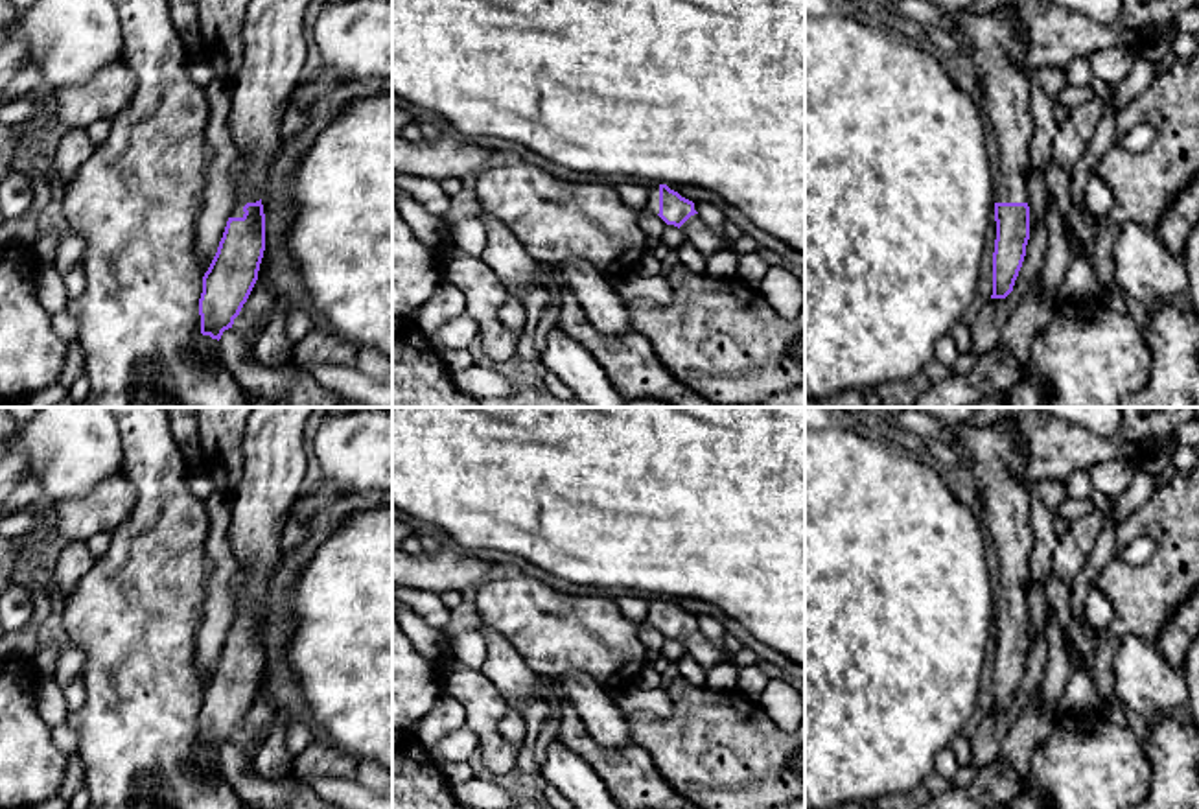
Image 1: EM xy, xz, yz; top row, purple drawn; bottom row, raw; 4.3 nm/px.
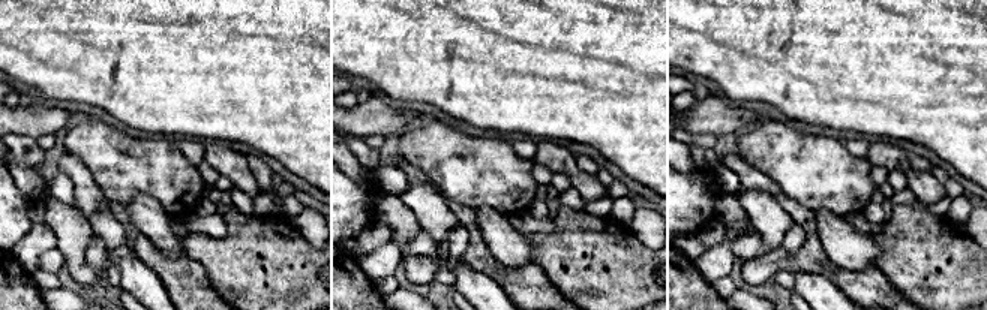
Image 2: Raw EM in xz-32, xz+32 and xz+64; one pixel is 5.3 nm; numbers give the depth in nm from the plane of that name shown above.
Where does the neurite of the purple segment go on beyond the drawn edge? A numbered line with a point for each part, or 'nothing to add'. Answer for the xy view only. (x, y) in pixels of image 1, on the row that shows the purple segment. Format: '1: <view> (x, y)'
1: xy (273, 35)

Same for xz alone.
1: xz (652, 205)

